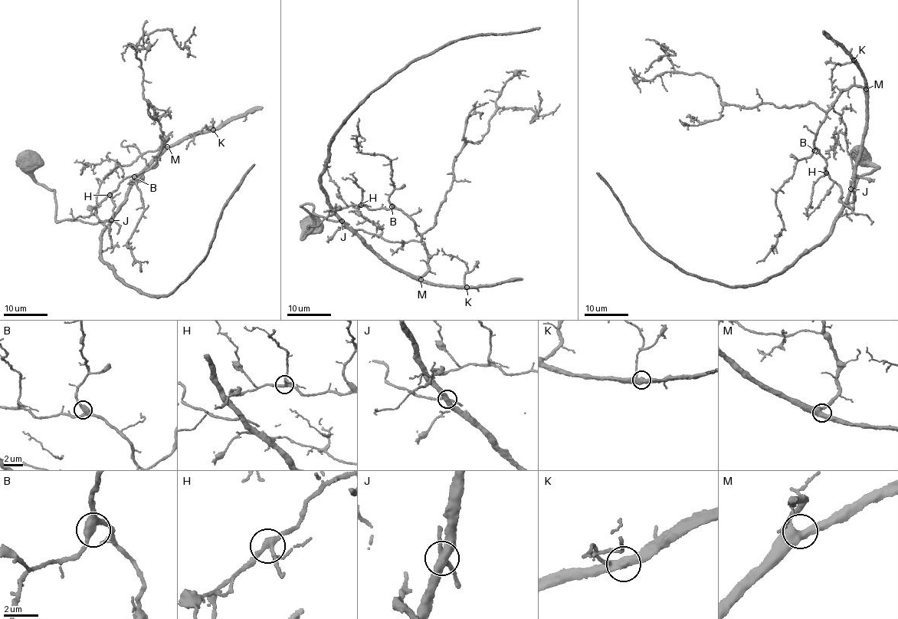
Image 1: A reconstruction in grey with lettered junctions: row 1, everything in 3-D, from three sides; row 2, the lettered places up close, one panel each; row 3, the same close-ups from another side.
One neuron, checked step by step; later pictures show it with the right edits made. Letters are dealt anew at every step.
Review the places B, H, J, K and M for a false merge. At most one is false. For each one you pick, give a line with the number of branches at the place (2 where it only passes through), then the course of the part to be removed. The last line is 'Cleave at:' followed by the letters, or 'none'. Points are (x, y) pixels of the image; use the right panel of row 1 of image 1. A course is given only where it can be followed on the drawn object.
Cleave at: none

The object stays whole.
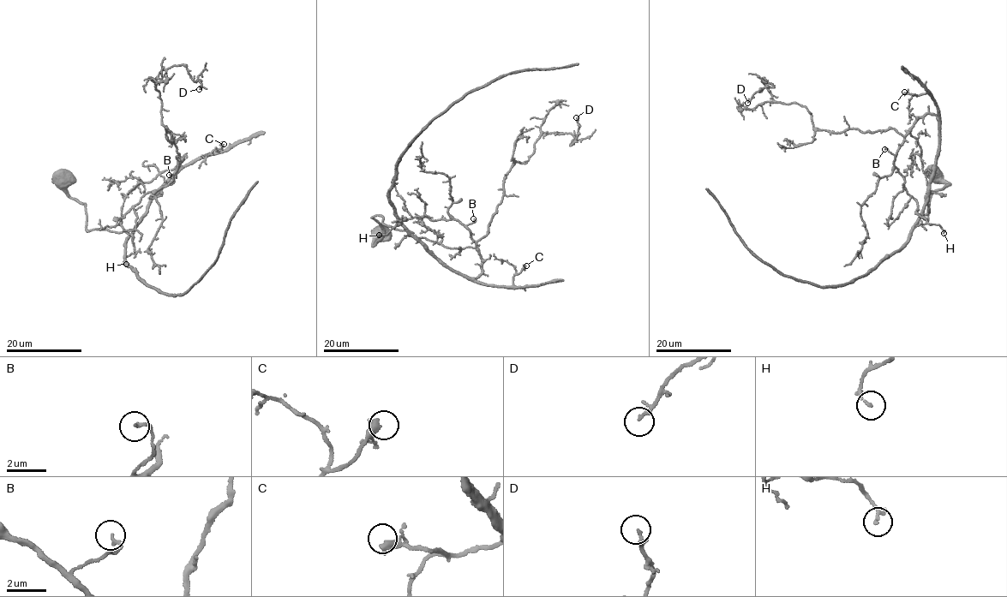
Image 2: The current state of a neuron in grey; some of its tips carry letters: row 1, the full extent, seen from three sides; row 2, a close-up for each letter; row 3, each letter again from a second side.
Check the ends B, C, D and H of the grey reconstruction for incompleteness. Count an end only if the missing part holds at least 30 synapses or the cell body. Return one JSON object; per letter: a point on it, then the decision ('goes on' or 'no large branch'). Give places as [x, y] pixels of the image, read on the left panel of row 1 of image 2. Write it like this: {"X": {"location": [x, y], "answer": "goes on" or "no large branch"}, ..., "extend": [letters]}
{"B": {"location": [169, 175], "answer": "no large branch"}, "C": {"location": [224, 144], "answer": "no large branch"}, "D": {"location": [199, 89], "answer": "no large branch"}, "H": {"location": [126, 264], "answer": "no large branch"}, "extend": []}

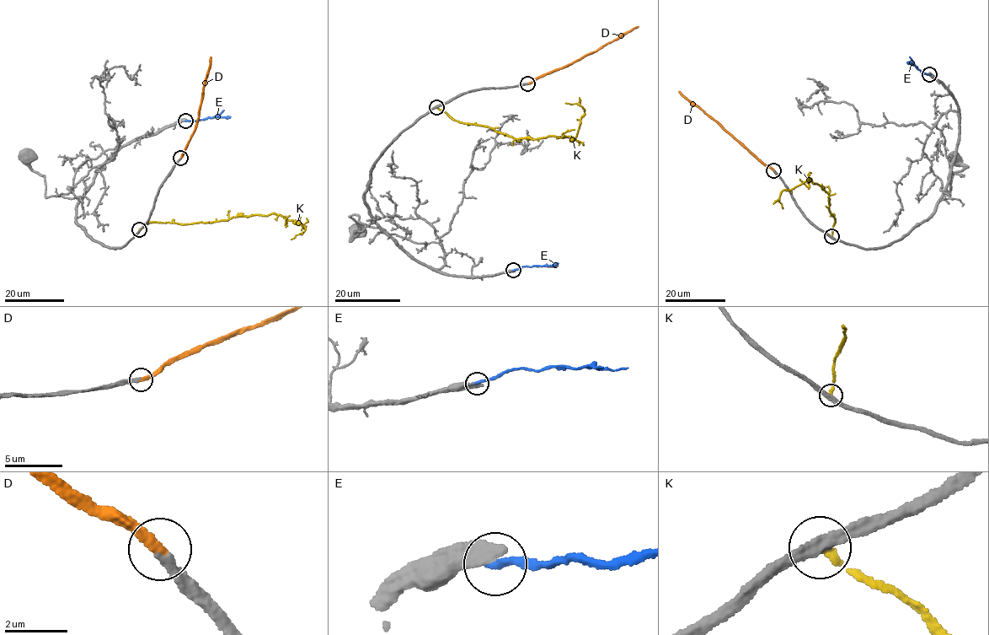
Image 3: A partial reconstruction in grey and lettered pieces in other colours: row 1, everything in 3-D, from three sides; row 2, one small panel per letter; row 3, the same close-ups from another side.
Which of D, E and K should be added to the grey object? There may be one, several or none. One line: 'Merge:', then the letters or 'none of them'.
Merge: D

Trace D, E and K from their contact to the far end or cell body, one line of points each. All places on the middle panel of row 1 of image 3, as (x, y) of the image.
D: (527, 83), (563, 68), (638, 26)
E: (513, 271), (527, 266), (558, 262)
K: (436, 107), (455, 120), (486, 126), (515, 138), (553, 135), (574, 139), (584, 109), (565, 103)

